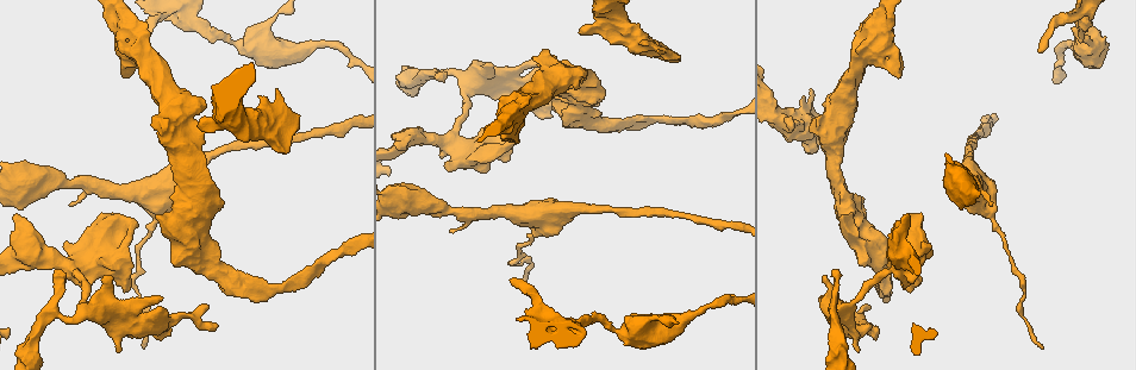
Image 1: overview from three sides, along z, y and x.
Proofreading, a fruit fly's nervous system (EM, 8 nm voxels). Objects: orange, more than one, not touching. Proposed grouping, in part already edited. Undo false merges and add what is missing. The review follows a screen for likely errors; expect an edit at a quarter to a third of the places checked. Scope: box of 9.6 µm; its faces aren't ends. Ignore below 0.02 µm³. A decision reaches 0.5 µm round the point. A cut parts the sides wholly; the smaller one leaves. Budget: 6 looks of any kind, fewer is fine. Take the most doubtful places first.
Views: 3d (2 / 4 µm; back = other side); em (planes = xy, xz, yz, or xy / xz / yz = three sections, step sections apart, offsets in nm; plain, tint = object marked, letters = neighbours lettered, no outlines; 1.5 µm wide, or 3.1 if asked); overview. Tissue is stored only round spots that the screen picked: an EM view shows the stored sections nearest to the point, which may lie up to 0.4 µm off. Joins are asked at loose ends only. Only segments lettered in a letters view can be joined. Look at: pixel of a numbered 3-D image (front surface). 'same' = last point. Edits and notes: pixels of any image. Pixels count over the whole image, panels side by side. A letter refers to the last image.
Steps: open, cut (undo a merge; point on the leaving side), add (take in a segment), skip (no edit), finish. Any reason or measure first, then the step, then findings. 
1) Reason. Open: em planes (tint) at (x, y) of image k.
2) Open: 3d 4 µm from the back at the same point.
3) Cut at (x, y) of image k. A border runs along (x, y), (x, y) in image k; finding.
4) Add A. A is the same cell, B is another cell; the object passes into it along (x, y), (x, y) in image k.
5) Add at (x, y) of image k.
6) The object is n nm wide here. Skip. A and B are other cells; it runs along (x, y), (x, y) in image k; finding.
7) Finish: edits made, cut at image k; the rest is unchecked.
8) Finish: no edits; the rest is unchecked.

Thin end. Open: em yz step 8 (letters) at (1040, 49) of image 1.

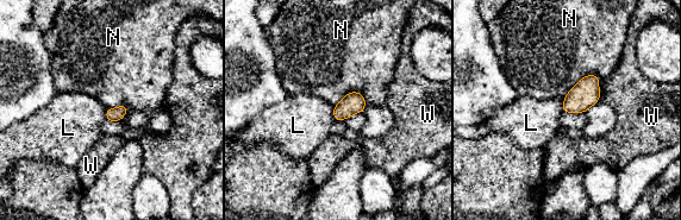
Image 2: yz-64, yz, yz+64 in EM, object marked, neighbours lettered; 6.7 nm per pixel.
Another direction. Open: em planes (letters) at the same point.

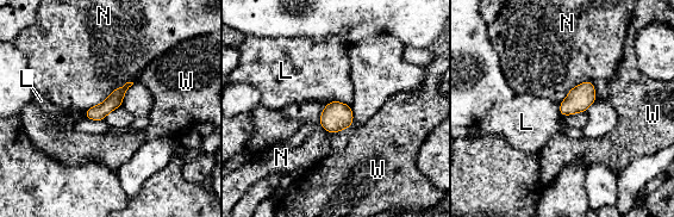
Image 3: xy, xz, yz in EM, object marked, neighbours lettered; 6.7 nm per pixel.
The longest contact is with N, 280 nm. Skip. L, N and W are other cells; it runs along (122, 90), (103, 110), (88, 113) in image 3; none of them fits.

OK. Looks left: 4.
An open end. Open: 3d 2 µm at (990, 203) of image 1.

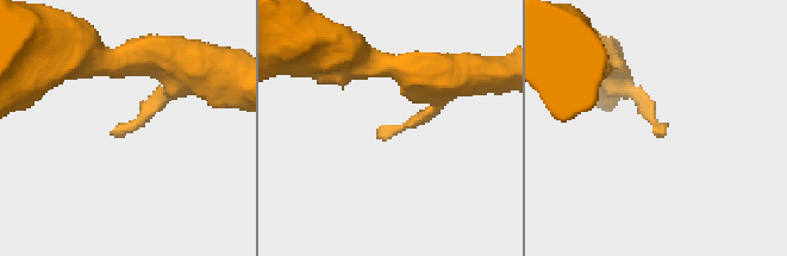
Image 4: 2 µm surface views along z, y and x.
Open: em planes (tint) at (666, 132) of image 4.

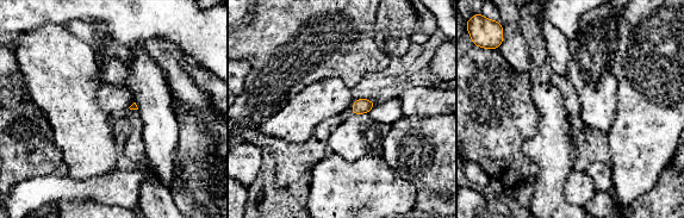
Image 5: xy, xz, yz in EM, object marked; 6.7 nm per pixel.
Open: em planes (letters) at the same point.

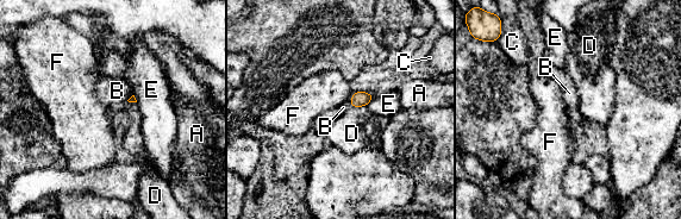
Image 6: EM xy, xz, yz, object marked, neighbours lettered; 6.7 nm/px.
Skip. A, B, C, D, E and F are other cells; a border runs along (349, 105), (366, 106) in image 6; no lettered segment goes on from it.

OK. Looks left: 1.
Finish: no edits; the rest is unchecked.

